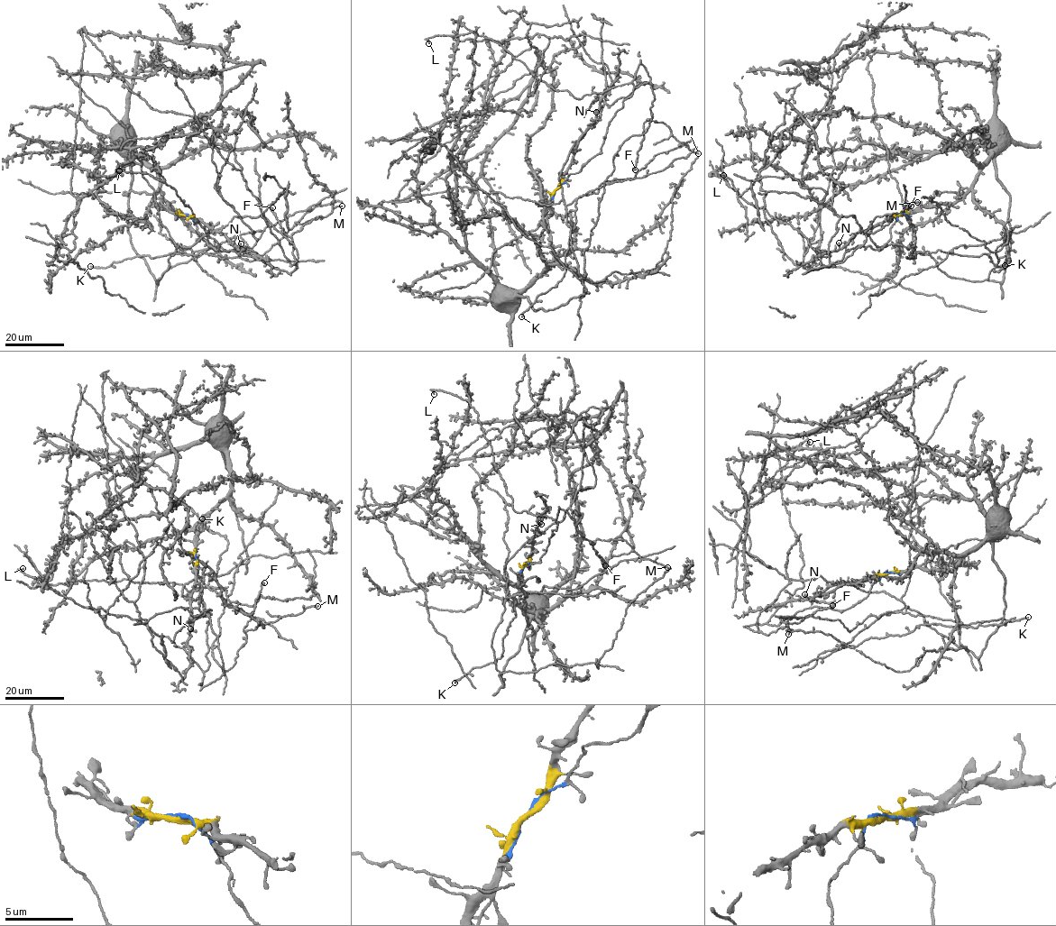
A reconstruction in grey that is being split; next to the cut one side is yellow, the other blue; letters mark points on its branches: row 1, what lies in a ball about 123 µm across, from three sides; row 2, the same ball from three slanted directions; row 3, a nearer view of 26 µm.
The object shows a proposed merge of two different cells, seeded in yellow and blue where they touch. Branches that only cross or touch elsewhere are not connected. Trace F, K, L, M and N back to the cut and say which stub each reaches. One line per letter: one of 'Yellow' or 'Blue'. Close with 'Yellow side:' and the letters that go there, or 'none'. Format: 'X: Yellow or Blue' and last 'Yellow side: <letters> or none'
F: Blue
K: Yellow
L: Blue
M: Blue
N: Yellow
Yellow side: K, N

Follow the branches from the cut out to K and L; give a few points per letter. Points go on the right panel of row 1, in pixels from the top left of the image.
K: (901, 214), (875, 225), (868, 235), (876, 245), (910, 247), (914, 253), (988, 254), (995, 266), (1004, 265)
L: (901, 214), (881, 250), (858, 245), (821, 268), (821, 251), (806, 237), (750, 205), (718, 176), (723, 175)

